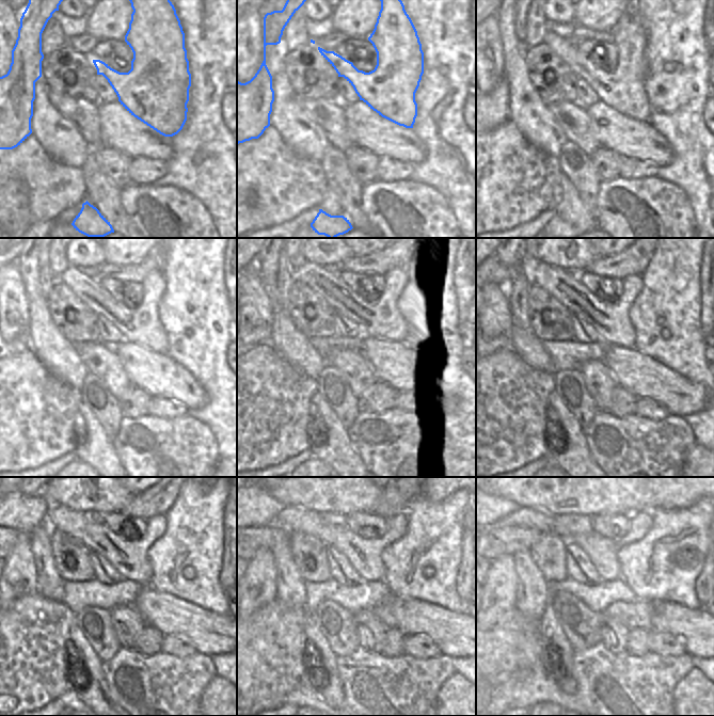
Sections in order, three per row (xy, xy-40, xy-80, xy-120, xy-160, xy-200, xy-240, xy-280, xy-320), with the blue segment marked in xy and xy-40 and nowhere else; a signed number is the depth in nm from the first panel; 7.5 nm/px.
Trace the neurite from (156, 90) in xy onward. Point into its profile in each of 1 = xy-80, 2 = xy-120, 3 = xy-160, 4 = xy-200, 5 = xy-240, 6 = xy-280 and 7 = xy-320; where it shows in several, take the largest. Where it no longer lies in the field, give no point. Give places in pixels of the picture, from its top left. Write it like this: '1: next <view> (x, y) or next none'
1: next xy-80 (622, 89)
2: next xy-120 (142, 325)
3: next xy-160 (377, 320)
4: next xy-200 (611, 320)
5: next xy-240 (129, 557)
6: next xy-280 (364, 554)
7: next xy-320 (603, 552)

